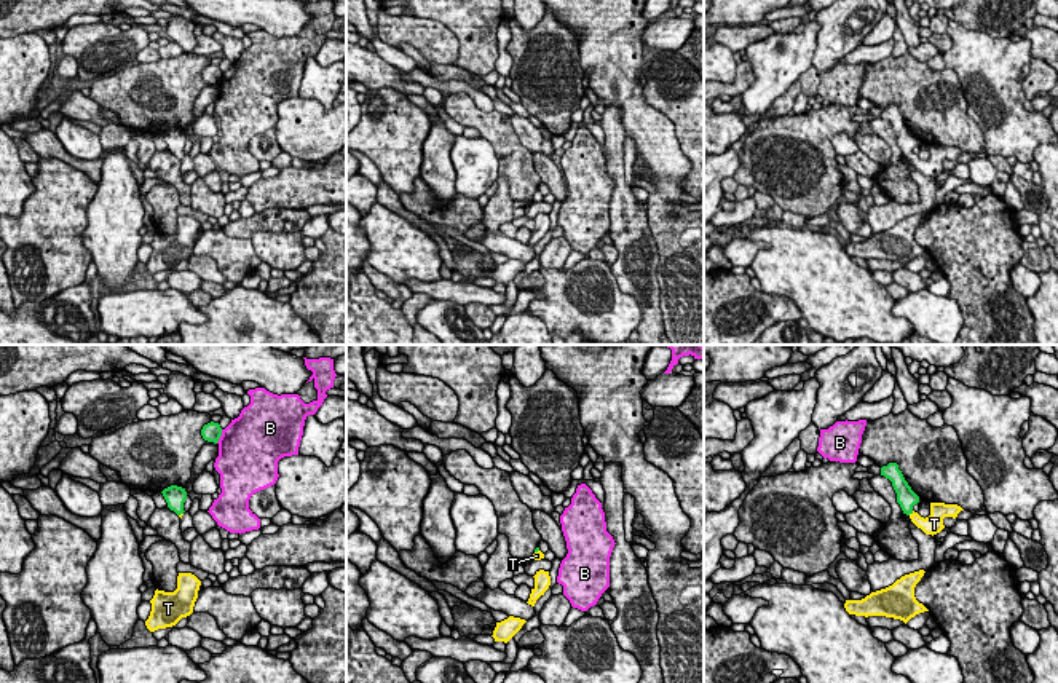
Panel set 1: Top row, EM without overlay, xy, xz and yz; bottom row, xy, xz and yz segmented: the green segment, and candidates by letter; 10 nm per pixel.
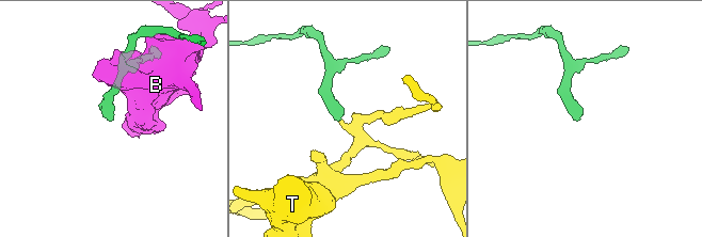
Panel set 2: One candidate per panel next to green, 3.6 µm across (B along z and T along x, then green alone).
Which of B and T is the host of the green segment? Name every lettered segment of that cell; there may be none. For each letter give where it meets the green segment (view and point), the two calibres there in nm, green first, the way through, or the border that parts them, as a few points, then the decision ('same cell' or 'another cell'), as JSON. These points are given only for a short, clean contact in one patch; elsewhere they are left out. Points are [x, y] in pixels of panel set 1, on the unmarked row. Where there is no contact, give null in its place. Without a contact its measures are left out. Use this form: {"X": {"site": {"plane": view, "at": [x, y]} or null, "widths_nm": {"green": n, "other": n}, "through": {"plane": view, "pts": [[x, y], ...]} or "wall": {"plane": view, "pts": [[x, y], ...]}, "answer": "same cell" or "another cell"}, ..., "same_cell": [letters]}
{"B": {"site": {"plane": "xy", "at": [221, 77]}, "widths_nm": {"green": 190, "other": 480}, "answer": "another cell"}, "T": {"site": {"plane": "yz", "at": [910, 155]}, "widths_nm": {"green": 200, "other": 190}, "through": {"plane": "yz", "pts": [[907, 141], [910, 155], [919, 165], [931, 168]]}, "answer": "same cell"}, "same_cell": ["T"]}

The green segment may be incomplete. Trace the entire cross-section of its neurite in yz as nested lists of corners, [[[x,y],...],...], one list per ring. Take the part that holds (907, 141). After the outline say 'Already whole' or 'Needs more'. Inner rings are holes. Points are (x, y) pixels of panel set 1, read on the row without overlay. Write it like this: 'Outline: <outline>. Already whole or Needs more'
Outline: [[[889,105],[887,109],[882,109],[881,118],[892,124],[892,129],[897,136],[897,145],[900,147],[903,156],[906,156],[911,161],[911,164],[926,177],[934,179],[940,176],[945,171],[945,160],[956,161],[957,156],[964,153],[957,147],[930,145],[930,158],[924,161],[913,153],[913,148],[919,145],[919,139],[911,132],[911,129],[905,123],[902,113],[898,112],[898,107]]]. Needs more

